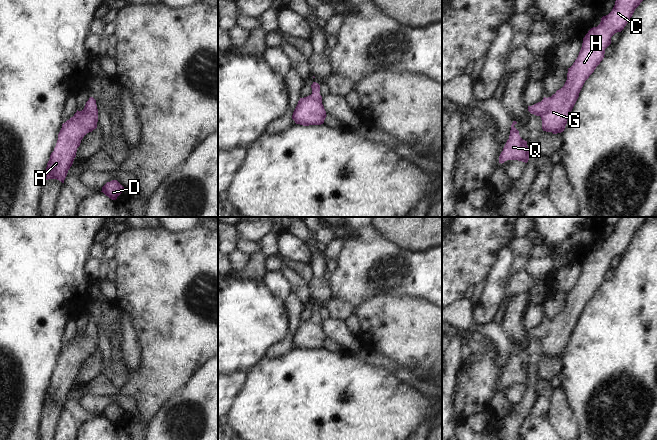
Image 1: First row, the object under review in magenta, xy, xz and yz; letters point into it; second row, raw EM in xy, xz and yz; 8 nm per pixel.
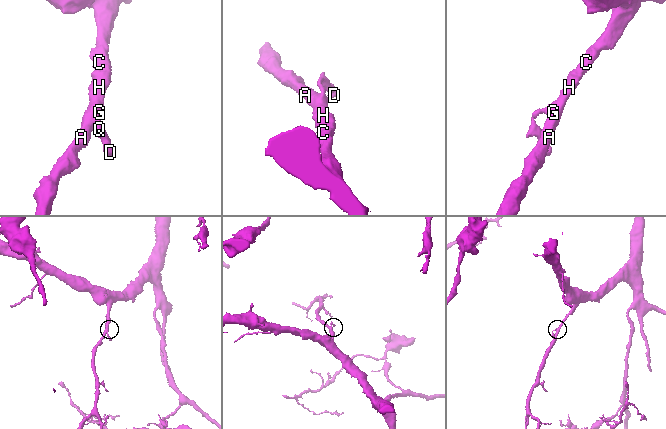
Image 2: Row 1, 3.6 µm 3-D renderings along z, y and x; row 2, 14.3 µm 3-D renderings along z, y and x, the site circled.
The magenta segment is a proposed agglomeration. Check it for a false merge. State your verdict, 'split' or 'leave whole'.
leave whole

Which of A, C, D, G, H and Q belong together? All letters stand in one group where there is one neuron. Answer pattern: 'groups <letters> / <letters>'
groups A C D G H Q

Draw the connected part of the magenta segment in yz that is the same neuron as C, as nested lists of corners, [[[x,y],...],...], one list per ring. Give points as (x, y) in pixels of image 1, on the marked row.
[[[616,0],[612,11],[601,18],[597,27],[591,28],[583,38],[579,55],[568,68],[564,86],[551,97],[528,106],[531,114],[540,116],[542,129],[553,134],[564,131],[567,120],[589,76],[605,57],[611,37],[621,32],[643,0]]]

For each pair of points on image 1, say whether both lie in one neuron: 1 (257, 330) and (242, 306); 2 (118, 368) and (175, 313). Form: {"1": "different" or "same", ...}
{"1": "same", "2": "different"}

